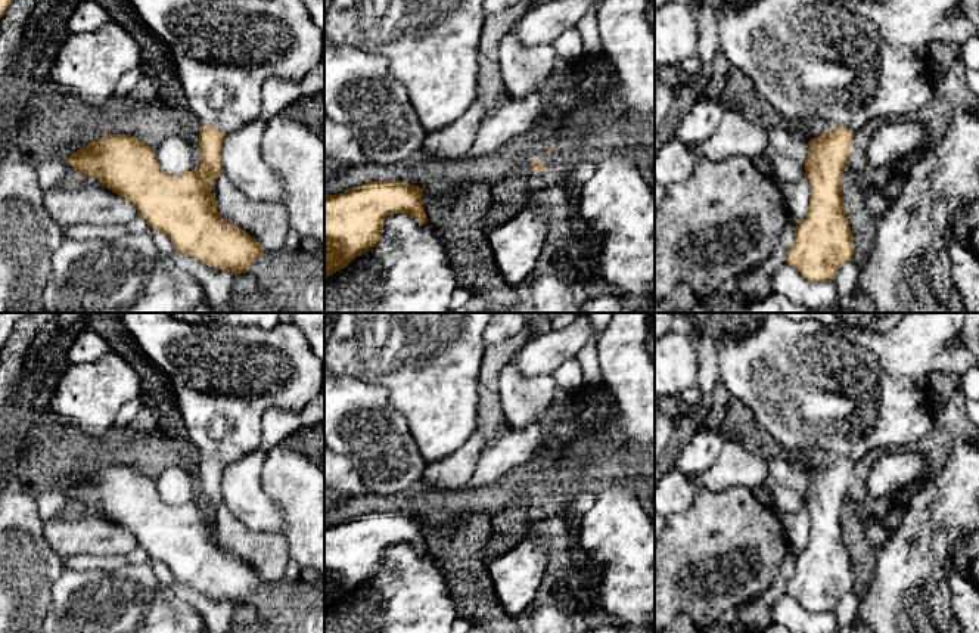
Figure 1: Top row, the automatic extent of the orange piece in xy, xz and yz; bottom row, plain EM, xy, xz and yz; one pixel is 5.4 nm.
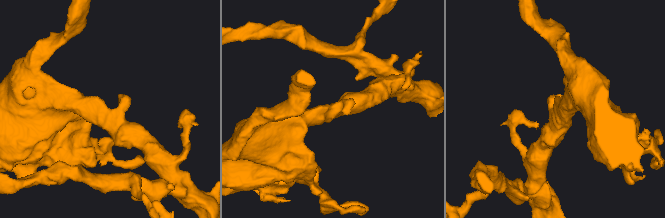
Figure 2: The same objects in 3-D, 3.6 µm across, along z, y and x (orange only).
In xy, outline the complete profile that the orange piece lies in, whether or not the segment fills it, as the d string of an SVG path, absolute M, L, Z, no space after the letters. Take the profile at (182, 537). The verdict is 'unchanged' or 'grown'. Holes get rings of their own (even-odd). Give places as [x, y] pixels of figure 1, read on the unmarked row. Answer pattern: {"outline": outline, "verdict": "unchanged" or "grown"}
{"outline": "M124 313L122 325L174 388L189 443L201 456L201 496L171 506L161 499L155 480L128 465L108 465L63 490L75 502L96 508L114 524L128 530L137 546L152 559L165 564L178 583L233 605L248 603L248 598L265 581L255 568L220 546L215 519L209 521L223 505L224 468L261 446L267 409L299 413L321 394L324 362L316 356L305 333L293 323L261 329L193 325L168 313Z", "verdict": "grown"}

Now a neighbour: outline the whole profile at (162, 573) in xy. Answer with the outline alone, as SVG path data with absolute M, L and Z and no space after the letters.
M152 558L149 559L147 564L150 565L158 581L170 590L173 587L173 584L177 581L174 578L173 573L170 571L170 568L165 564L158 562Z

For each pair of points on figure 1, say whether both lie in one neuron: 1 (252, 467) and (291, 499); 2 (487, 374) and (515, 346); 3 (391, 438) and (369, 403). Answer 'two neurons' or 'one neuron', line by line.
1: two neurons
2: one neuron
3: one neuron

